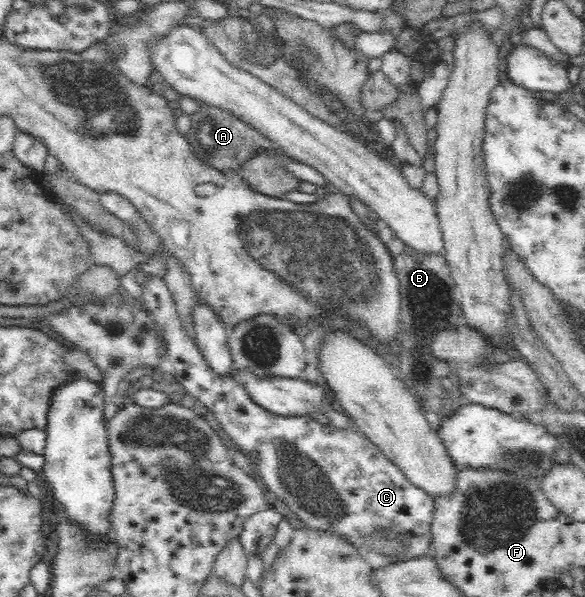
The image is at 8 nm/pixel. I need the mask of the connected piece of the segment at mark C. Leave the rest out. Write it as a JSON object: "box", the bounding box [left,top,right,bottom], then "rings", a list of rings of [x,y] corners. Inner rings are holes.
{"box":[138,271,435,558],"rings":[[[140,271],[138,284],[141,300],[168,348],[172,378],[213,412],[236,445],[248,452],[259,453],[259,474],[265,487],[279,496],[281,507],[298,514],[305,525],[333,529],[347,537],[363,553],[375,550],[384,555],[399,553],[405,558],[425,554],[432,536],[430,526],[435,495],[413,483],[405,471],[399,469],[362,432],[337,428],[332,424],[323,425],[307,414],[277,416],[255,406],[241,386],[209,365],[181,317],[175,295],[163,276]],[[377,522],[383,522],[393,531],[405,531],[405,543],[409,541],[409,544],[402,546],[402,542],[378,542],[376,538],[368,538],[370,532],[379,527]]]}

